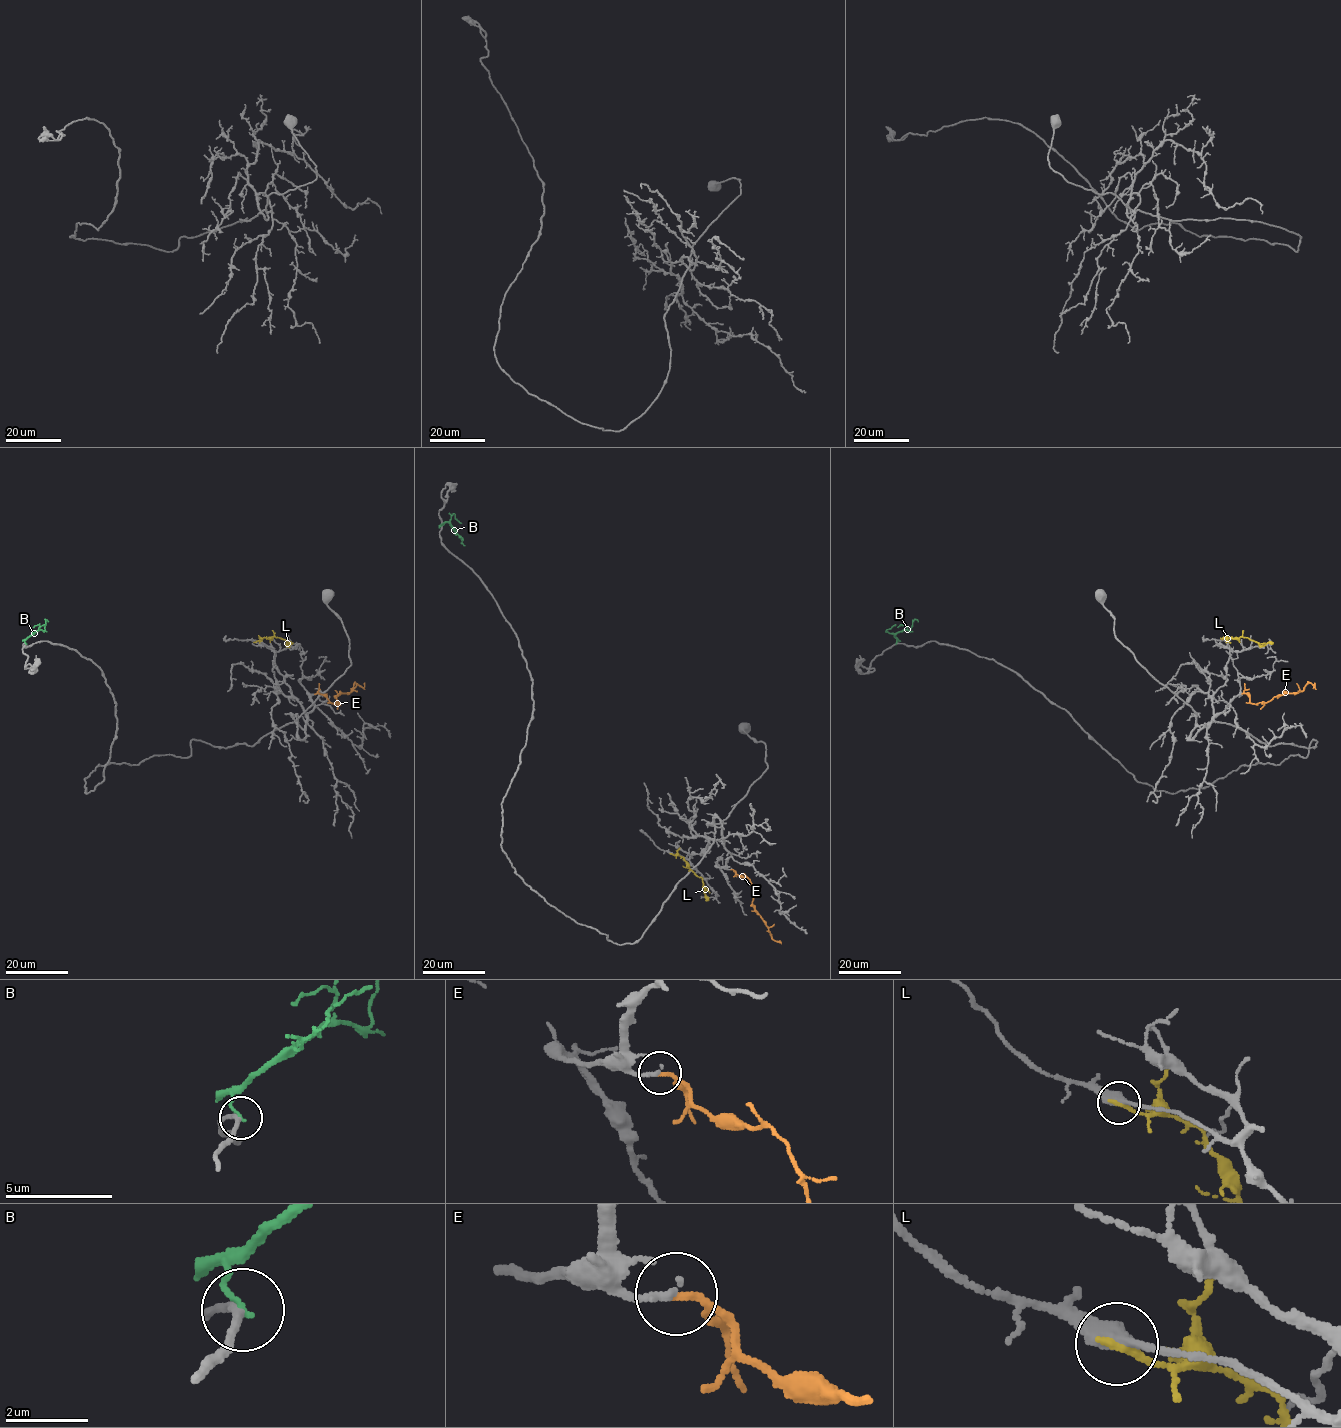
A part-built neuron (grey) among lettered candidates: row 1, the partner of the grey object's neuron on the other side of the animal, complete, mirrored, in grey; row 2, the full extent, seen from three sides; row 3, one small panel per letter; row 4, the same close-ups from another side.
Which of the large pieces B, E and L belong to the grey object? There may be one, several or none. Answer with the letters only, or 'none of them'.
E

